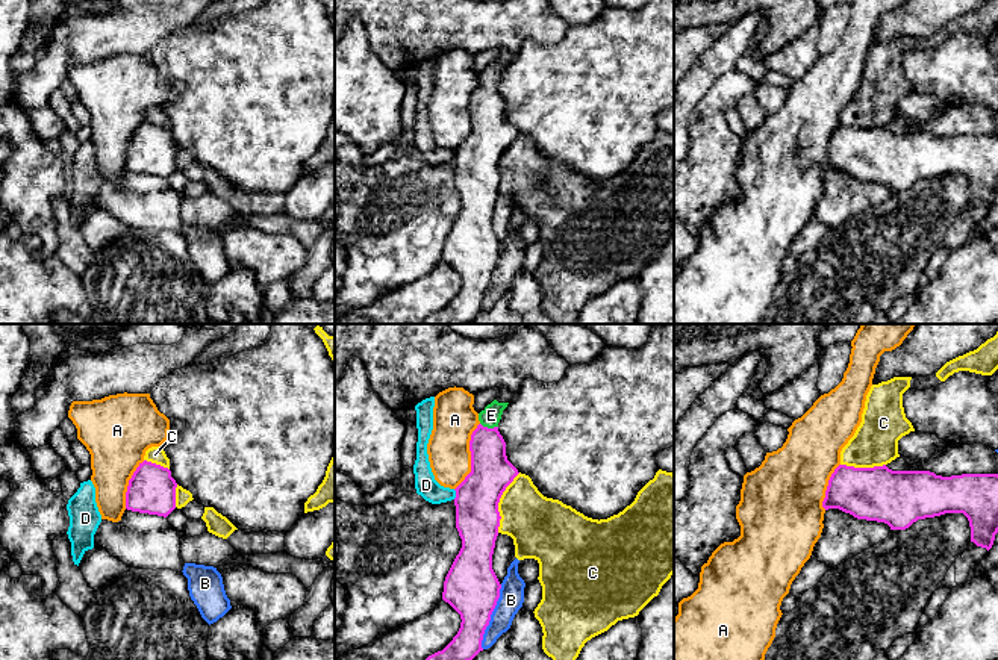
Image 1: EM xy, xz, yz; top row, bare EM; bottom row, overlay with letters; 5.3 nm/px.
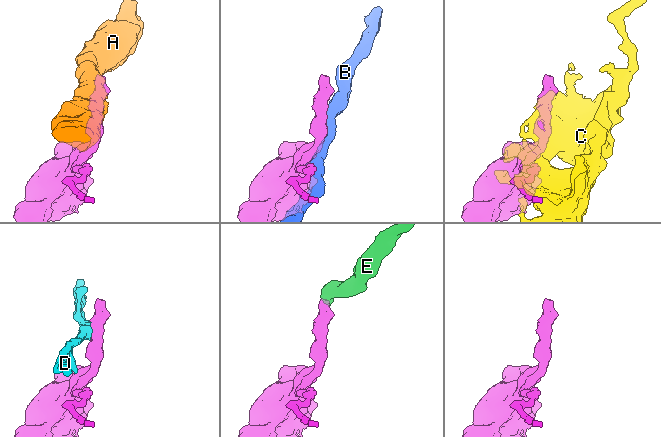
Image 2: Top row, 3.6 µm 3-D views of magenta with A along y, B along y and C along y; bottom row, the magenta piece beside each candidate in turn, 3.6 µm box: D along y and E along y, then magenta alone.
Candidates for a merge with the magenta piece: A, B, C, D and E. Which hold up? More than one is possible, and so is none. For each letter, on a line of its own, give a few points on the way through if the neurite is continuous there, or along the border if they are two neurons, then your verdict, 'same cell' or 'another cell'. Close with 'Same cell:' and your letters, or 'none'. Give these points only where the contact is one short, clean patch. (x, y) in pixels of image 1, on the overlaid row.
A: another cell
B: another cell
C: another cell
D: border xz (453, 489), (455, 498); another cell
E: way xz (491, 473), (489, 429), (491, 415); same cell
Same cell: E

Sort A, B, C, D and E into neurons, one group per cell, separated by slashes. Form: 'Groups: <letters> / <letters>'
Groups: A / B / C / D / E

